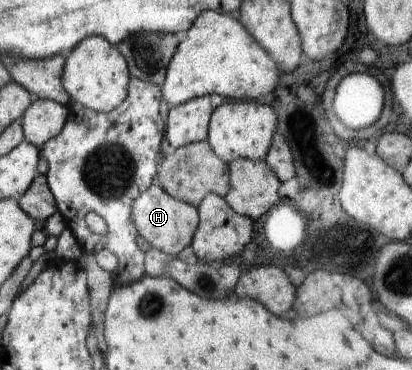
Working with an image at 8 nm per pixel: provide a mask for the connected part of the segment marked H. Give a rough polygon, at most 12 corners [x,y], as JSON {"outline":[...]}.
{"outline":[[153,183],[131,204],[138,234],[178,256],[199,213]]}

